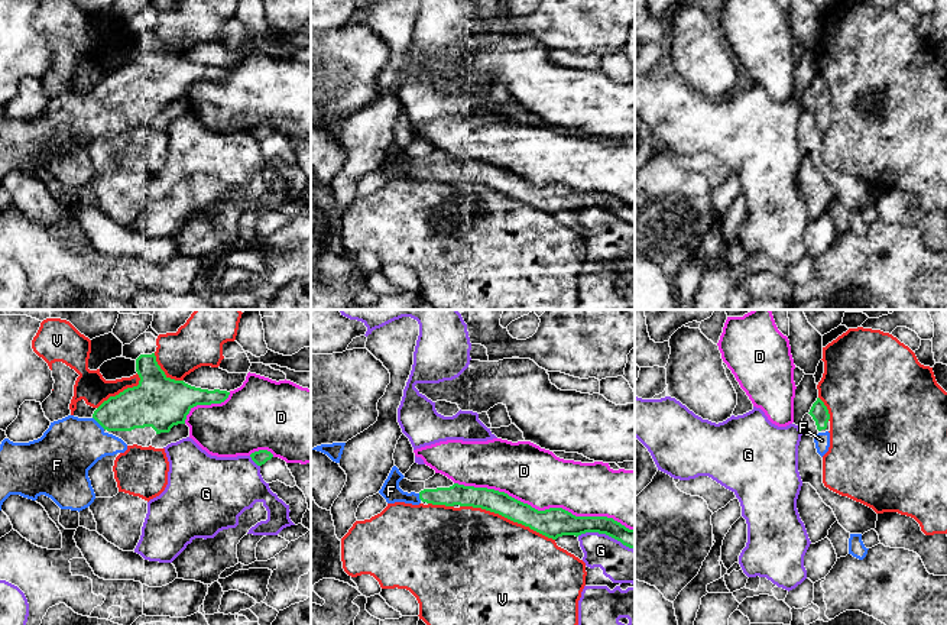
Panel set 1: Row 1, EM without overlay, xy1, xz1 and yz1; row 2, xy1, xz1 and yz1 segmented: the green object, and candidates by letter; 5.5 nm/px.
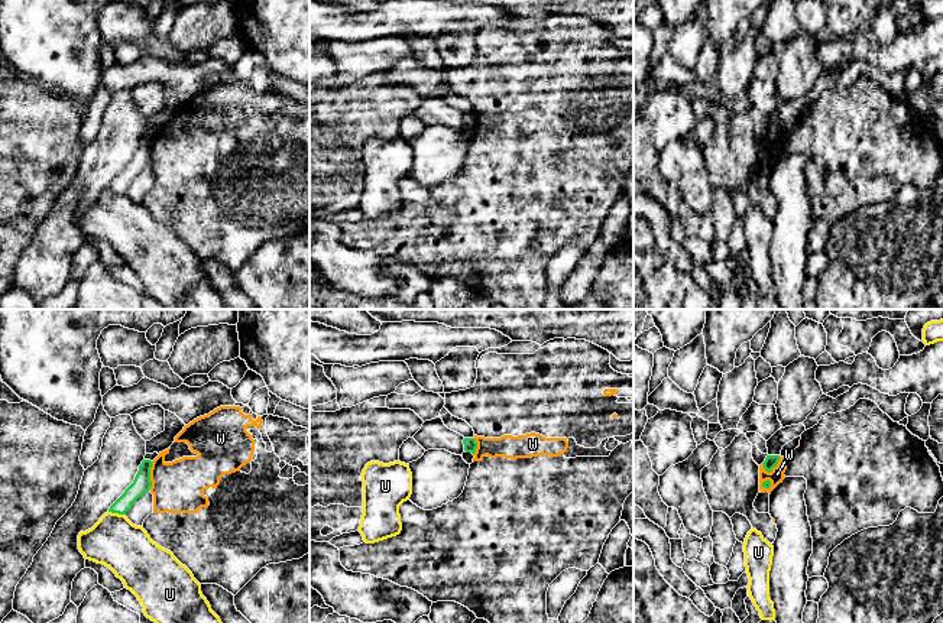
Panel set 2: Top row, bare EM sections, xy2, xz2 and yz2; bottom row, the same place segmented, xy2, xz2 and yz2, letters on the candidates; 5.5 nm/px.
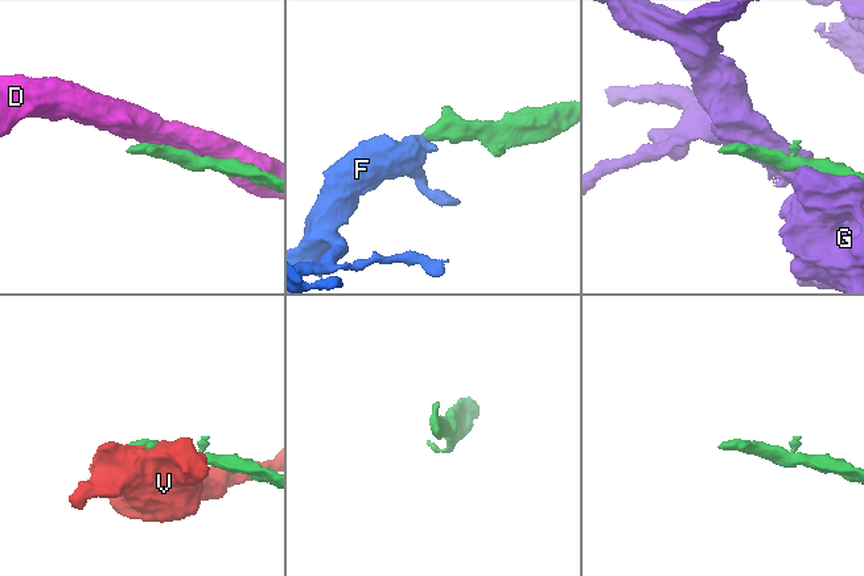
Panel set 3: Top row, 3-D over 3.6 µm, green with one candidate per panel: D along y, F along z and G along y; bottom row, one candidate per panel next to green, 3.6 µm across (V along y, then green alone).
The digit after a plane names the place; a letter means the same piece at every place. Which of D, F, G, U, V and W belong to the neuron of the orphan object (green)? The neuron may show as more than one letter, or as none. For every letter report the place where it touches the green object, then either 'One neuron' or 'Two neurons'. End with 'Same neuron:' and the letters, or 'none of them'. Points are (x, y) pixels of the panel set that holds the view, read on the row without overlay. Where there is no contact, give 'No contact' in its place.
D: Touches green at xz1 (545, 185). Two neurons
F: Touches green at xy1 (99, 99). One neuron
G: Touches green at xz1 (606, 210). Two neurons
U: Touches green at xy2 (116, 188). Two neurons
V: Touches green at xz1 (508, 194). Two neurons
W: Touches green at yz2 (774, 142). Two neurons
Same neuron: F

